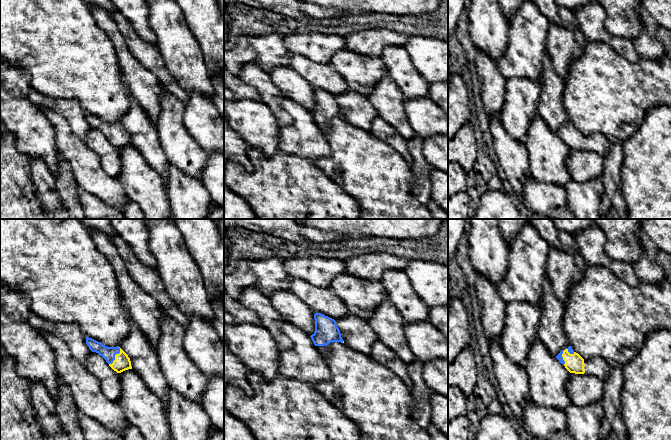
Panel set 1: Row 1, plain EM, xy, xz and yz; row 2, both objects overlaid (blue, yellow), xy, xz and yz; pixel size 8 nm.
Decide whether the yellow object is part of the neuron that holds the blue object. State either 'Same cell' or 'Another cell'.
Same cell

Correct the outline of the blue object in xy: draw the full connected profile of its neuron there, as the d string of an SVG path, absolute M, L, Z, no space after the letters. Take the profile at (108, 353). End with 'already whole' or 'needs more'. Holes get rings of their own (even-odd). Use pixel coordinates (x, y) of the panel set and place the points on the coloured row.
M86 337L86 344L92 352L96 352L102 356L117 373L132 369L130 358L119 346L107 347L89 337Z; needs more

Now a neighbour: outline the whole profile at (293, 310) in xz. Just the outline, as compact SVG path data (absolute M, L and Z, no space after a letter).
M276 291L269 297L274 309L283 319L308 335L315 332L315 312L290 291Z

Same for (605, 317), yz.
M658 251L657 262L665 274L662 283L641 281L637 287L630 286L604 266L585 266L583 277L571 286L564 304L563 329L574 352L583 359L601 357L623 367L637 356L651 332L663 329L671 332L671 253Z

